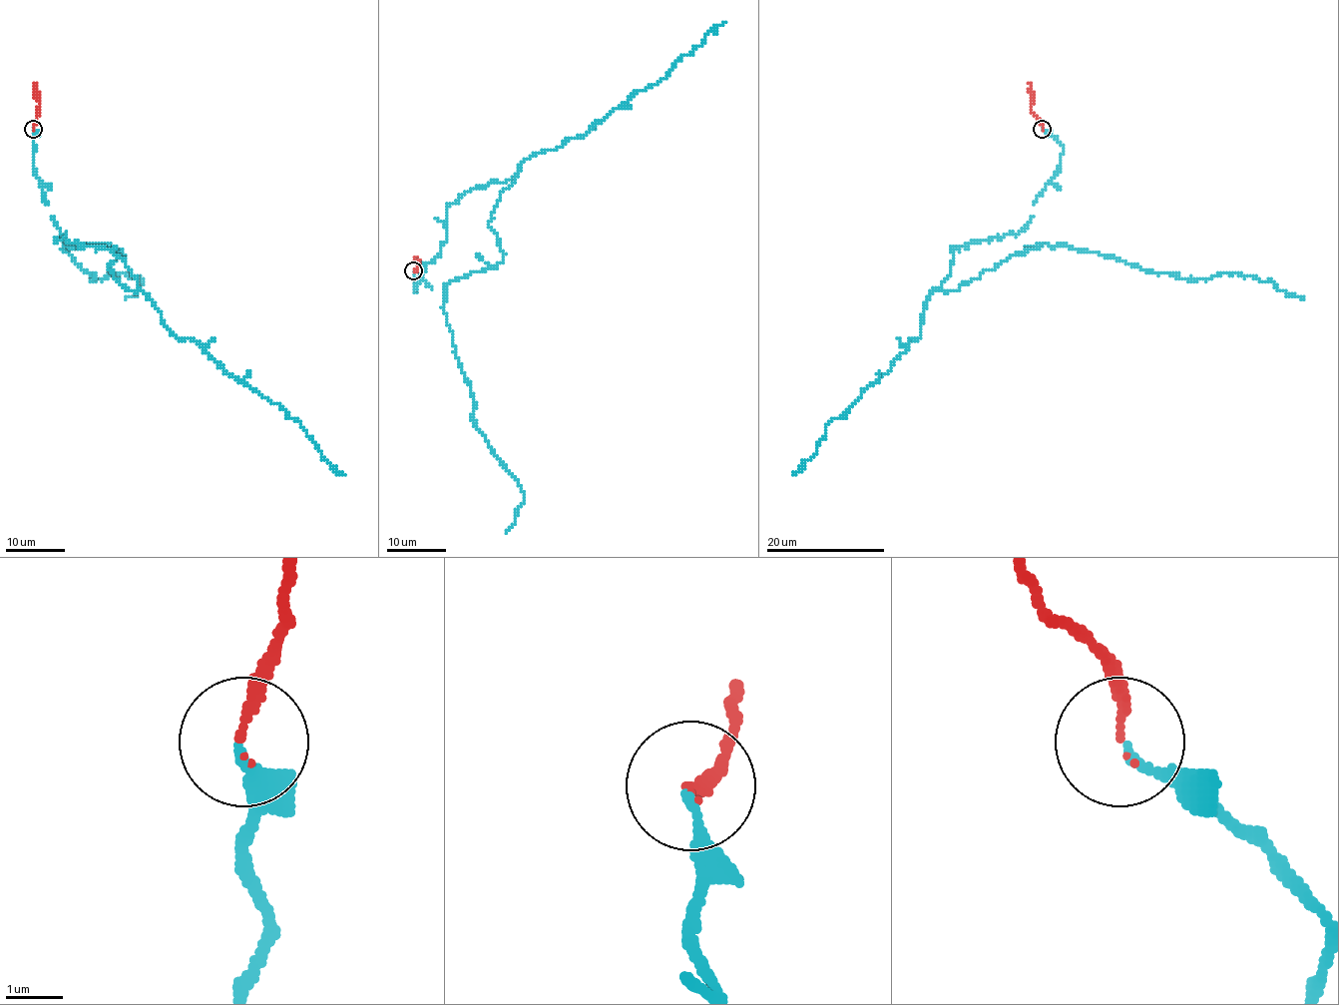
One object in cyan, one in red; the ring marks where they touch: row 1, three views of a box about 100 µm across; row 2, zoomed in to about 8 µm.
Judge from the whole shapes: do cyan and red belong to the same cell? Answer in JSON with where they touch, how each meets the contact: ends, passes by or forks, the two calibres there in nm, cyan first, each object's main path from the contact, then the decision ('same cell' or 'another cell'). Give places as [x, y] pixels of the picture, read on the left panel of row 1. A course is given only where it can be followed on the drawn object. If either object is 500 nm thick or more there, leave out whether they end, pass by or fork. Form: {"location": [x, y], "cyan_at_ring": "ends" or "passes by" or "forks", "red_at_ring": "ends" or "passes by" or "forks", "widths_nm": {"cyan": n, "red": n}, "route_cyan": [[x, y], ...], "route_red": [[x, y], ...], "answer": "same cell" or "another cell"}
{"location": [33, 129], "cyan_at_ring": "ends", "red_at_ring": "ends", "widths_nm": {"cyan": 140, "red": 160}, "route_cyan": [[33, 128], [61, 235], [137, 291], [122, 250], [64, 250], [138, 276], [125, 298]], "route_red": [[33, 128], [39, 110], [39, 94], [34, 82]], "answer": "same cell"}

